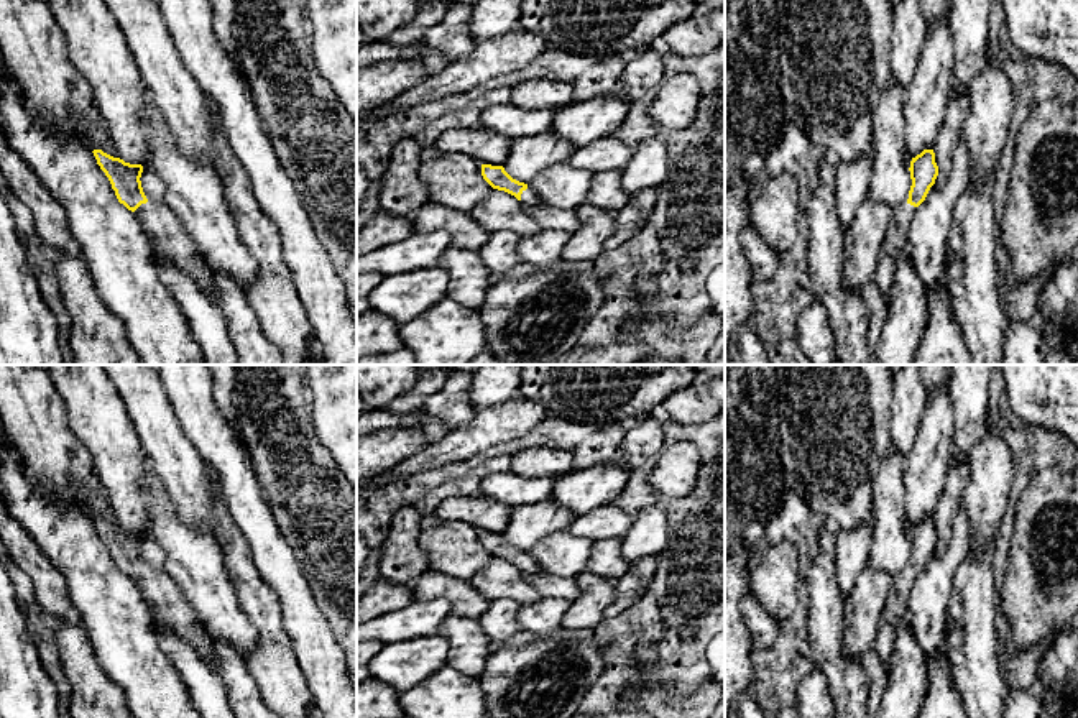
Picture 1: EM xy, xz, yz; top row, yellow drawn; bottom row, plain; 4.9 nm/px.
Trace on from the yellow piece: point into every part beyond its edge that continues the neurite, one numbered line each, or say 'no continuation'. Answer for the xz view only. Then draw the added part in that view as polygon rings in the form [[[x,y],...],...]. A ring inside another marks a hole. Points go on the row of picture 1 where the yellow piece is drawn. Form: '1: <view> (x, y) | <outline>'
1: xz (528, 197) | [[[527,184],[527,189],[523,191],[519,202],[523,205],[537,205],[537,204],[541,204],[541,199],[537,197],[537,194]]]

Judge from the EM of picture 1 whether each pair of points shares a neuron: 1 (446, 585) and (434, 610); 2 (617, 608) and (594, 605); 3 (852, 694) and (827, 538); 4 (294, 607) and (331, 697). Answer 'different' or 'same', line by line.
1: different
2: different
3: same
4: same

